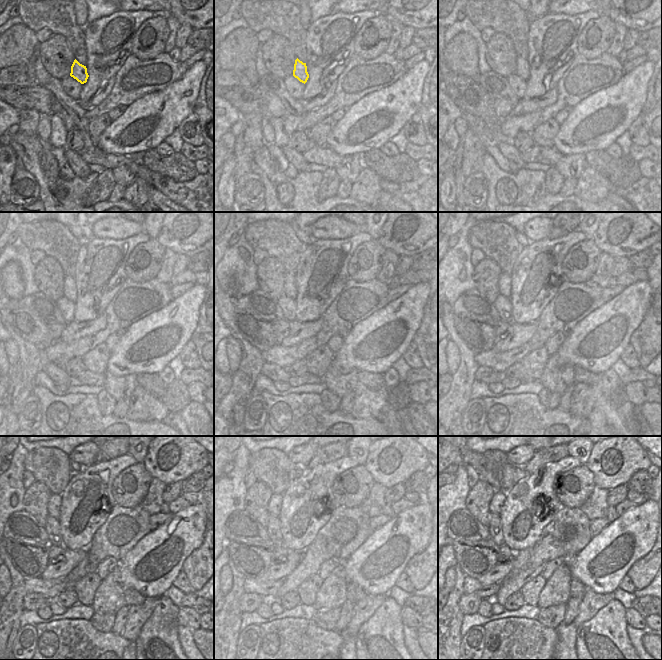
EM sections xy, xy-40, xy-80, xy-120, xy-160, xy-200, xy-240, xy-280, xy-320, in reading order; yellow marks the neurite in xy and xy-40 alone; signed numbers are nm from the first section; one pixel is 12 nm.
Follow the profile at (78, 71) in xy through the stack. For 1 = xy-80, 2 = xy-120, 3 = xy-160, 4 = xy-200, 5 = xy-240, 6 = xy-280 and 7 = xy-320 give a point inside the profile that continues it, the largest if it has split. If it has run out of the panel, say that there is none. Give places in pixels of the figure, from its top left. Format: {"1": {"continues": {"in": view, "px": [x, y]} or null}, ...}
{"1": {"continues": {"in": "xy-80", "px": [523, 70]}}, "2": {"continues": {"in": "xy-120", "px": [69, 289]}}, "3": {"continues": {"in": "xy-160", "px": [291, 291]}}, "4": {"continues": {"in": "xy-200", "px": [504, 283]}}, "5": {"continues": {"in": "xy-240", "px": [54, 504]}}, "6": {"continues": {"in": "xy-280", "px": [275, 503]}}, "7": {"continues": {"in": "xy-320", "px": [499, 497]}}}

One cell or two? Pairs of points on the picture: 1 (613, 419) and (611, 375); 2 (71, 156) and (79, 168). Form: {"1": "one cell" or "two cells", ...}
{"1": "one cell", "2": "one cell"}

